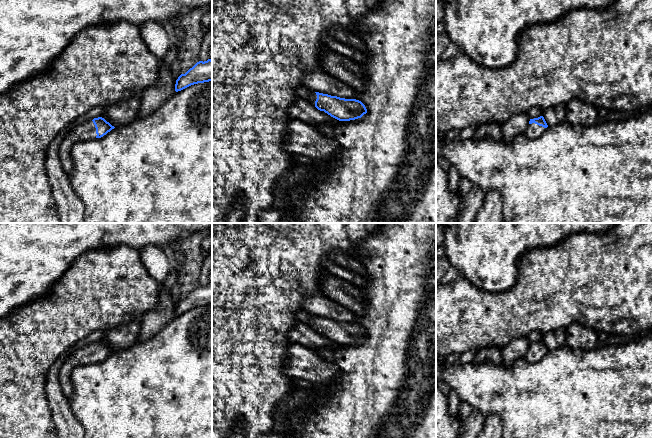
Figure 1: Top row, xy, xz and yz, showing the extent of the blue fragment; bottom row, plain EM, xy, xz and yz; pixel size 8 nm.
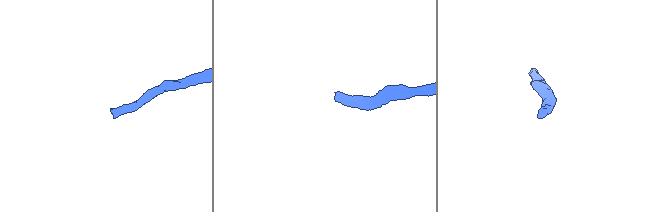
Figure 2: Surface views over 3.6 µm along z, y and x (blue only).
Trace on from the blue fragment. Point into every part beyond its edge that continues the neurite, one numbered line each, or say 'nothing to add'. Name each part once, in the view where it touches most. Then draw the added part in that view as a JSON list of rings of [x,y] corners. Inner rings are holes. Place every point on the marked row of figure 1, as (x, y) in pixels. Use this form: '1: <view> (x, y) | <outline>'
1: xy (85, 131) | [[[92,120],[75,126],[62,140],[59,146],[59,158],[65,173],[69,176],[73,169],[71,149],[79,141],[96,138],[96,128]]]

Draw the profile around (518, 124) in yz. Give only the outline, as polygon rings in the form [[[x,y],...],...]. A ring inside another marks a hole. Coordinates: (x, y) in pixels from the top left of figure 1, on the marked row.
[[[517,113],[502,124],[502,141],[510,142],[515,137],[525,134],[529,127],[528,113]]]

